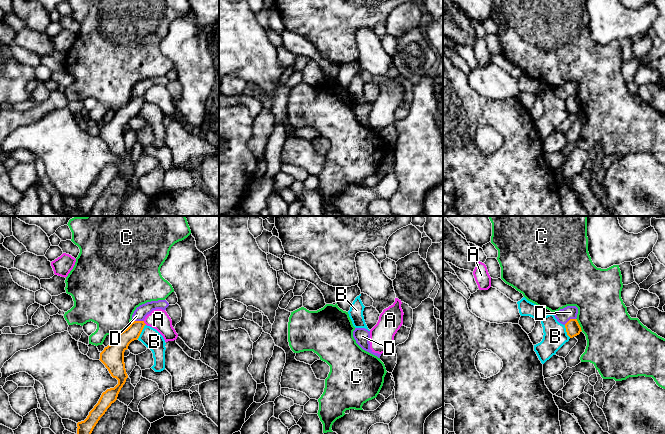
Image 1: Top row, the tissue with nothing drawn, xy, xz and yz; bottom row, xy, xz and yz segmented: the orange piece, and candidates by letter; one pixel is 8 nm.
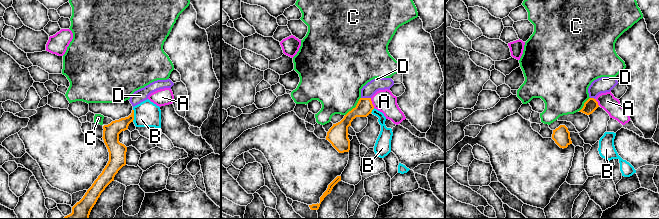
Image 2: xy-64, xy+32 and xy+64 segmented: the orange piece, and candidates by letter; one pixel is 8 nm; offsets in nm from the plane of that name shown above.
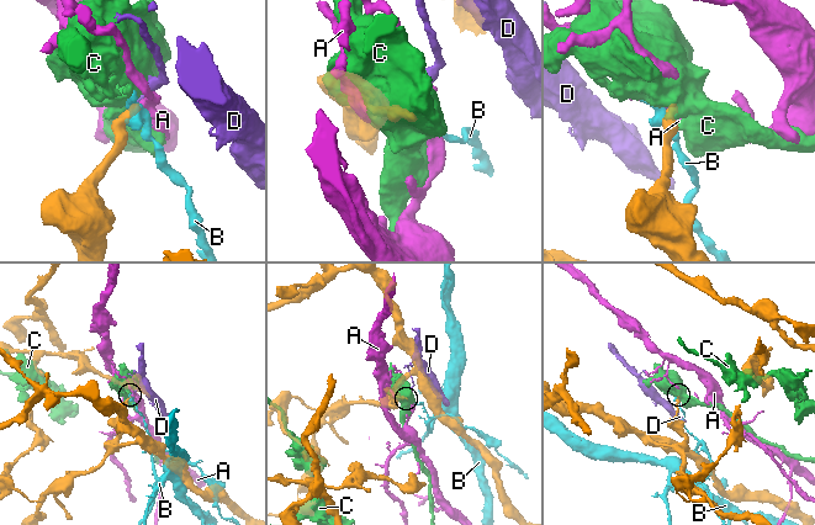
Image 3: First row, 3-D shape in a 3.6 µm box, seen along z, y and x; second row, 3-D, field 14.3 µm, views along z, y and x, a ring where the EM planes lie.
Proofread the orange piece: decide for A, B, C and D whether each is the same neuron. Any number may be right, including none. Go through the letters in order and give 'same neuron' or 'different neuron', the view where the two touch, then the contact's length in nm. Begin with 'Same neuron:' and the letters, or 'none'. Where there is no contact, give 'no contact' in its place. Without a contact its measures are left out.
Same neuron: none
A: different neuron; contact in xy; length 40 nm
B: different neuron; contact in xy; length 140 nm
C: different neuron; contact in xy; length 170 nm
D: different neuron; contact in xy; length 110 nm

